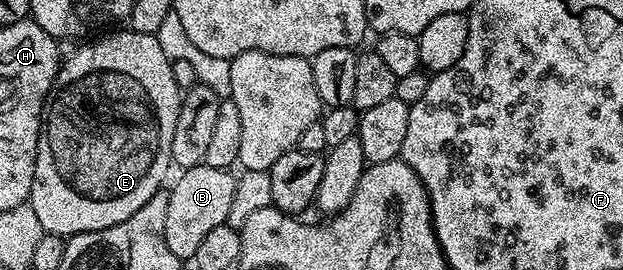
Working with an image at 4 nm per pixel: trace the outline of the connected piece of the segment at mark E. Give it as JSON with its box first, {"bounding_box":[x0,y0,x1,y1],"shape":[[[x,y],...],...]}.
{"bounding_box":[29,29,181,237],"shape":[[[123,29],[112,30],[107,33],[112,35],[104,34],[87,41],[92,43],[76,46],[75,52],[62,60],[55,76],[55,85],[45,108],[43,129],[39,133],[29,200],[33,213],[37,213],[37,221],[41,221],[48,235],[70,237],[100,231],[125,221],[125,217],[133,217],[153,193],[161,190],[167,170],[172,170],[173,129],[177,129],[181,98],[181,88],[173,81],[173,60],[165,57],[154,35],[119,30]]]}

